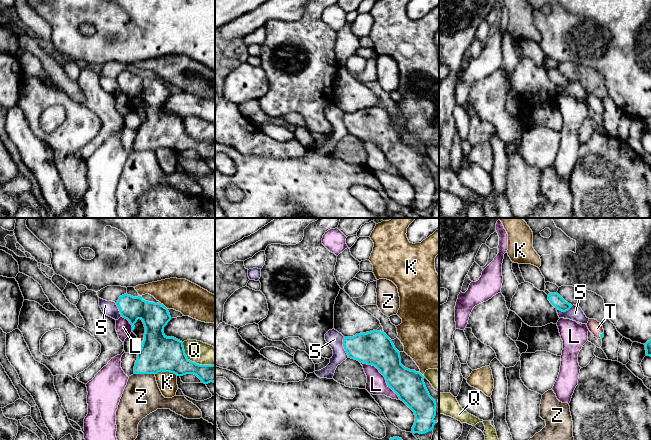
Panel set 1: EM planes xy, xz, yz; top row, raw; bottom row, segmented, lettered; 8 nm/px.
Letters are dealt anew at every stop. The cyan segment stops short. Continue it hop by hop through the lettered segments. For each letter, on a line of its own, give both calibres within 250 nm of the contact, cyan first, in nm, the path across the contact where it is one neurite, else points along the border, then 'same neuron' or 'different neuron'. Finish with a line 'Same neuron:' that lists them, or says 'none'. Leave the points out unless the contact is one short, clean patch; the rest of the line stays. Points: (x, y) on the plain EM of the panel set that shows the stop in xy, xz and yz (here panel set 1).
K: 300/160 nm | different neuron
L: 280/160 nm | different neuron
Q: 280/180 nm | different neuron
S: 280/140 nm | along xz (343, 113), (343, 124), (348, 132) | different neuron
T: 30/110 nm | across yz (601, 111), (600, 111), (595, 103) | same neuron
Z: 300/300 nm | along xy (134, 149), (154, 150) | different neuron
Same neuron: T

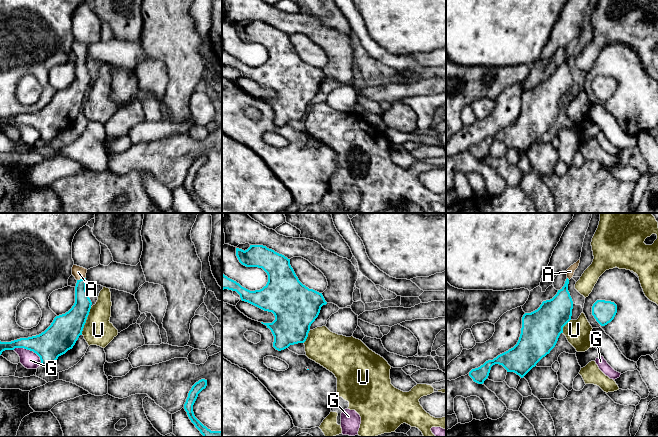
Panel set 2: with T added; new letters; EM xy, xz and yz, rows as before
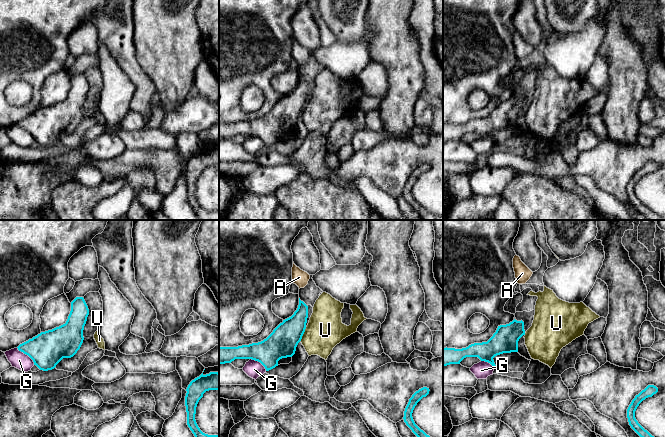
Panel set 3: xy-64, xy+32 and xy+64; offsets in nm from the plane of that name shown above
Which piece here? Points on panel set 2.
A: 140/100 nm | across xy (81, 84), (82, 54), (78, 48) | same neuron
G: 240/140 nm | along xy (13, 125), (26, 124), (32, 126), (39, 133), (41, 141) | different neuron
U: 240/240 nm | along xy (91, 83), (81, 110) | different neuron
Same neuron: A

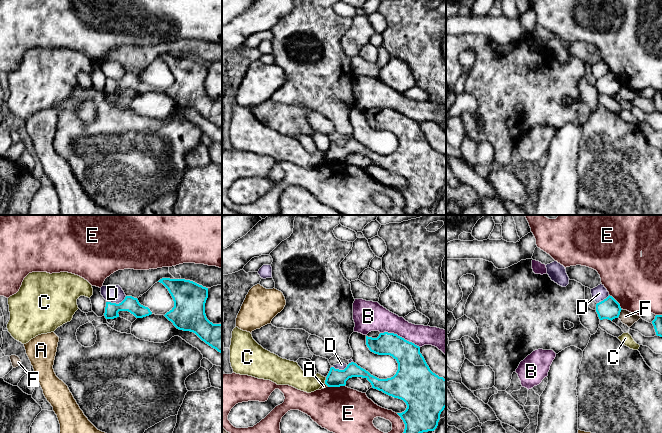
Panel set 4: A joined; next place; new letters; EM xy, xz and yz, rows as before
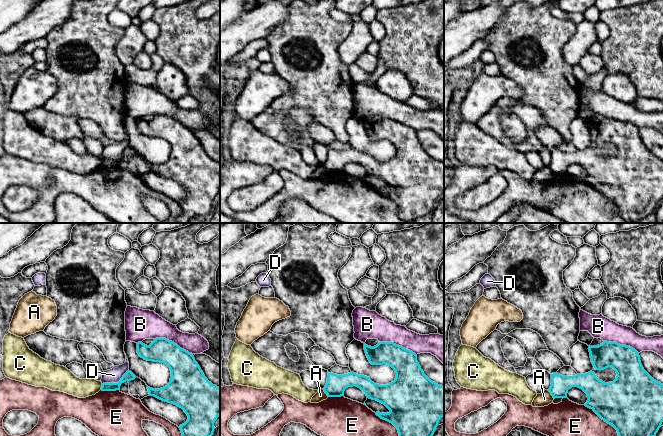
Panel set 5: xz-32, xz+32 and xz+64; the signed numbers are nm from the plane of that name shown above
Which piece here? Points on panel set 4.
A: 140/40 nm | along xz (325, 159), (327, 161) | different neuron
B: 220/220 nm | different neuron
C: 140/160 nm | along xz (326, 153), (324, 159) | different neuron
D: 120/140 nm | along xy (126, 72), (118, 79), (106, 78) | different neuron
E: 140/400 nm | different neuron
F: 170/110 nm | along yz (622, 85), (617, 93) | different neuron
Same neuron: none

